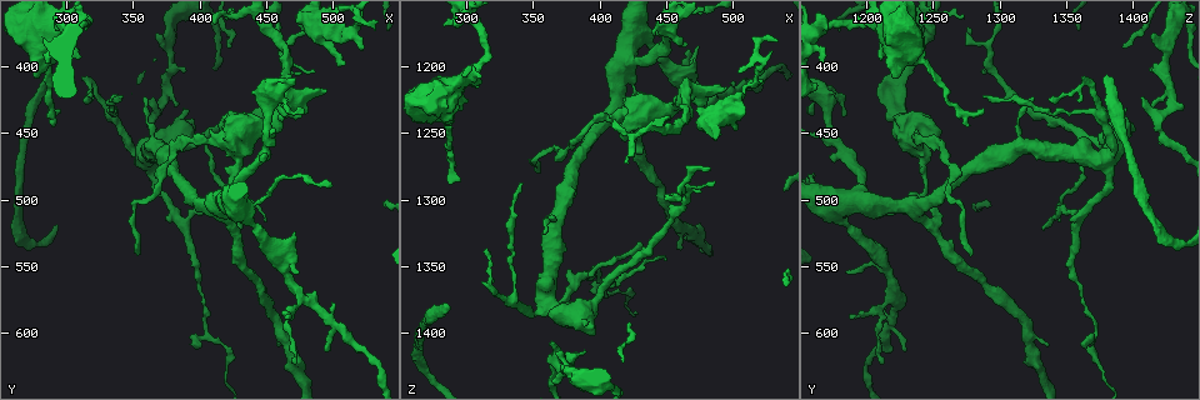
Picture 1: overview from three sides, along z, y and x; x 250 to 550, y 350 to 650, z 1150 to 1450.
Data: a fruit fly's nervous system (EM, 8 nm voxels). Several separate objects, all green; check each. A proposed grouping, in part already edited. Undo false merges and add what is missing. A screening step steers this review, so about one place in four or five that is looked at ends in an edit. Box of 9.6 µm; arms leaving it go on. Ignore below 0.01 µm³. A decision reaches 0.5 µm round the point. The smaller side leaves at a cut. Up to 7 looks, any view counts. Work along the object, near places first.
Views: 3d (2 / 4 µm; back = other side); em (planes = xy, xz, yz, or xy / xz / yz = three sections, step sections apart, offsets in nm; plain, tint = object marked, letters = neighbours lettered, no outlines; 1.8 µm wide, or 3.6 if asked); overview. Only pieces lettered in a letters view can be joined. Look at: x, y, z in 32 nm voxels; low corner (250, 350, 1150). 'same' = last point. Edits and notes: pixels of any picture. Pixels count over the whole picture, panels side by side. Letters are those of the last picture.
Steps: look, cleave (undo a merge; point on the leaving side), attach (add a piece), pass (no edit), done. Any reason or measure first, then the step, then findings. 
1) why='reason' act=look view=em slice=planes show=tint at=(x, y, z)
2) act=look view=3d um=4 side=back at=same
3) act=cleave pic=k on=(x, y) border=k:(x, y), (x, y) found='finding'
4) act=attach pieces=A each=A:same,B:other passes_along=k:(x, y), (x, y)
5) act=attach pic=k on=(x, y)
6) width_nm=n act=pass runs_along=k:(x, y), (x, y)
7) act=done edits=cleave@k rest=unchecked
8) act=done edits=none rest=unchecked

why='free end' act=look view=em slice=yz step=16 show=tint at=(398, 610, 1364)

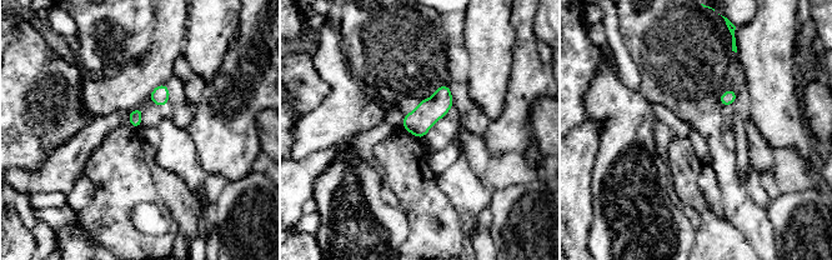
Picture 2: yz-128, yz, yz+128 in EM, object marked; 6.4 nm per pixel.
act=look view=em slice=planes show=letters at=same

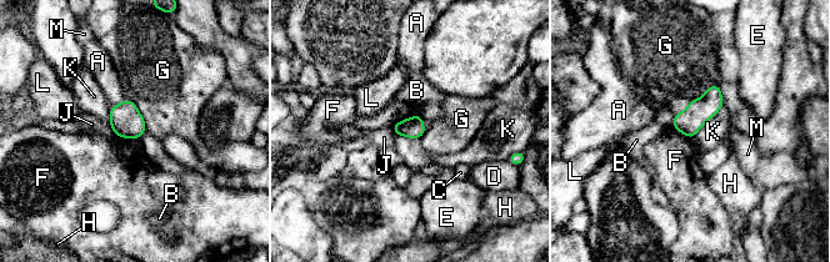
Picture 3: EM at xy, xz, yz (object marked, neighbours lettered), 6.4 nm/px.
width_nm=140 act=pass each=A:other,B:other,C:other,D:other,E:other,F:other,G:other,H:other,J:other,K:other,L:other,M:other border=3:(416, 112), (398, 121), (391, 127) found='no lettered piece goes on from it'

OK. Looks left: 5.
why='calibre changes' act=look view=em slice=xy step=4 show=tint at=(416, 454, 1234)

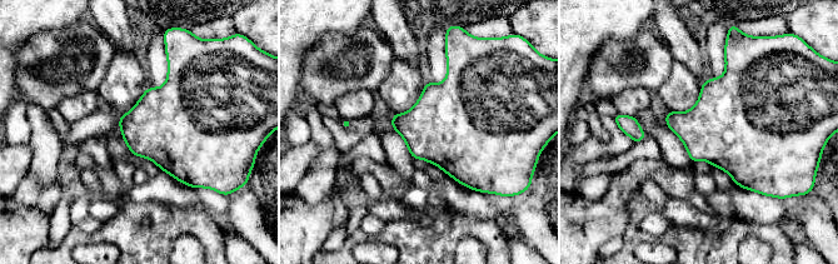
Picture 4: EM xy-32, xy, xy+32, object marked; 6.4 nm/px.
act=look view=em slice=xy step=4 show=letters at=same

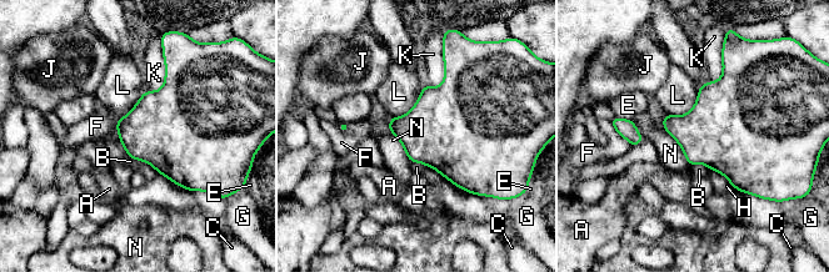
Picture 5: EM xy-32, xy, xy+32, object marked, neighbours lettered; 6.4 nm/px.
act=pass each=A:other,B:other,C:other,E:other,F:other,G:other,H:other,J:other,K:other,L:other,N:other found='continuous, no second neuron'

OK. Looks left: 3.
why='calibre changes' act=look view=em slice=planes show=letters at=(498, 372, 1226)

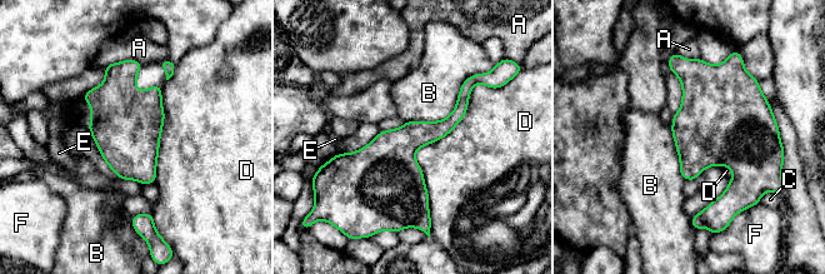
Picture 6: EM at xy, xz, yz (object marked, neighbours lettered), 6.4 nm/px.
longest_contact=D:950nm act=pass each=A:other,B:other,C:other,D:other,E:other,F:other border=6:(479, 83), (415, 153), (430, 224) found='one neuron here'

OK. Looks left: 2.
act=done edits=none rest=unchecked

